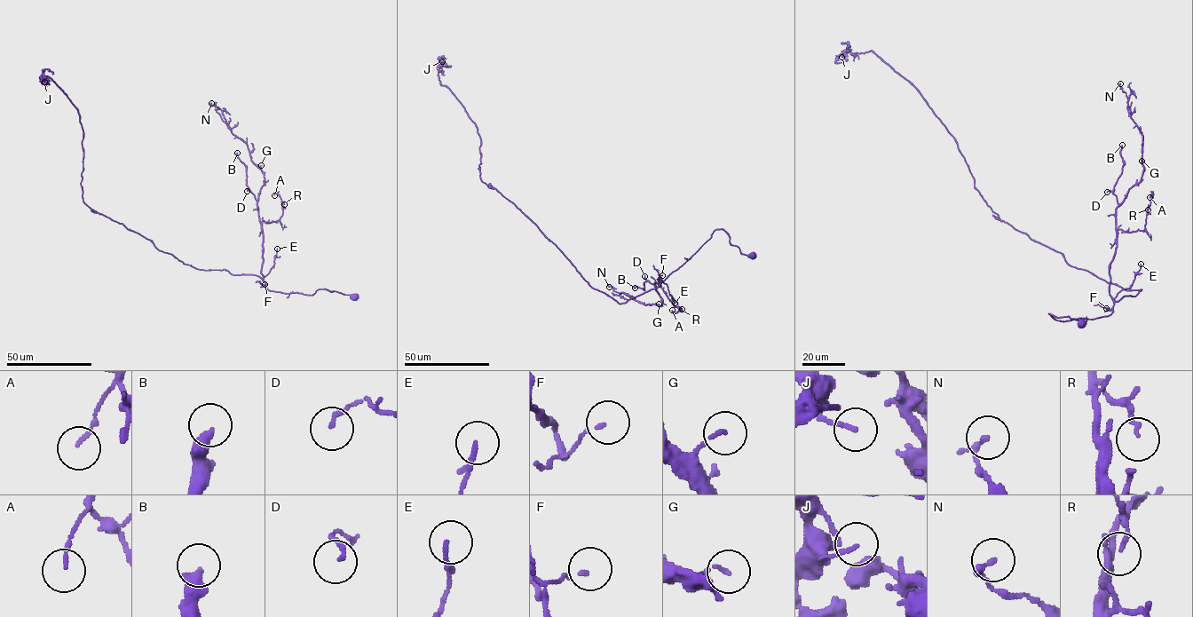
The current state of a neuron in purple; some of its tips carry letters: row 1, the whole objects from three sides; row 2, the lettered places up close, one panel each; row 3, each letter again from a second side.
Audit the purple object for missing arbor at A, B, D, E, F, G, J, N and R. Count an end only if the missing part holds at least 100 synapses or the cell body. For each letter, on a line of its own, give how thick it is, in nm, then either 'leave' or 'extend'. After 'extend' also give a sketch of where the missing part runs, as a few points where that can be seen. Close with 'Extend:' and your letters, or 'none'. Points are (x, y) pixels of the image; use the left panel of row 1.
A: 110 nm | leave
B: 400 nm | leave
D: 140 nm | leave
E: 140 nm | leave
F: 100 nm | leave
G: 120 nm | leave
J: 130 nm | leave
N: 220 nm | leave
R: 120 nm | leave
Extend: none

